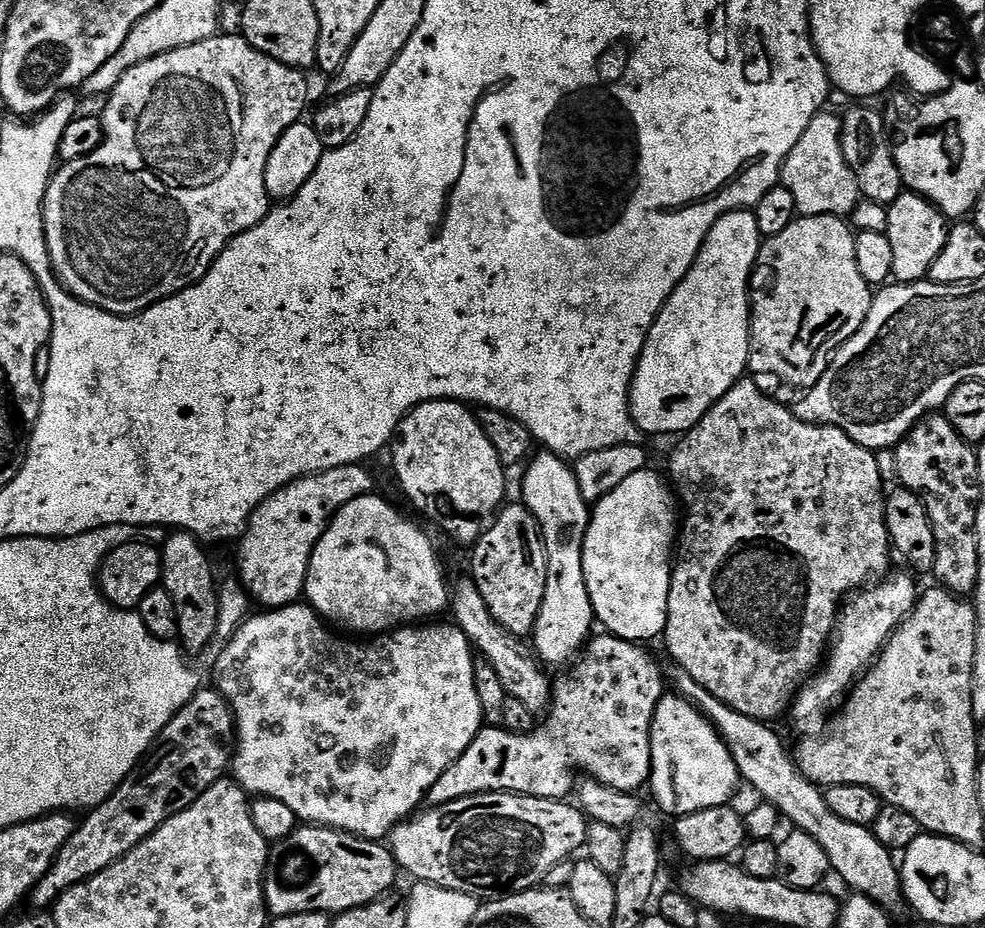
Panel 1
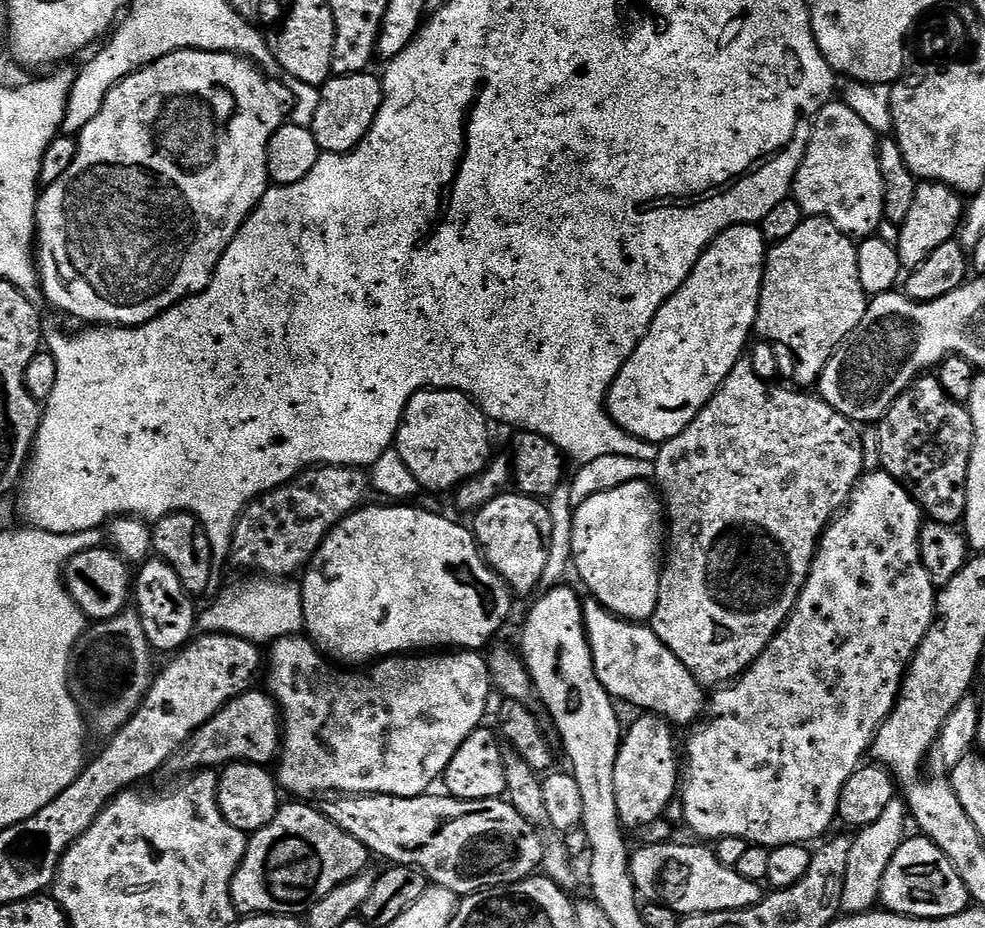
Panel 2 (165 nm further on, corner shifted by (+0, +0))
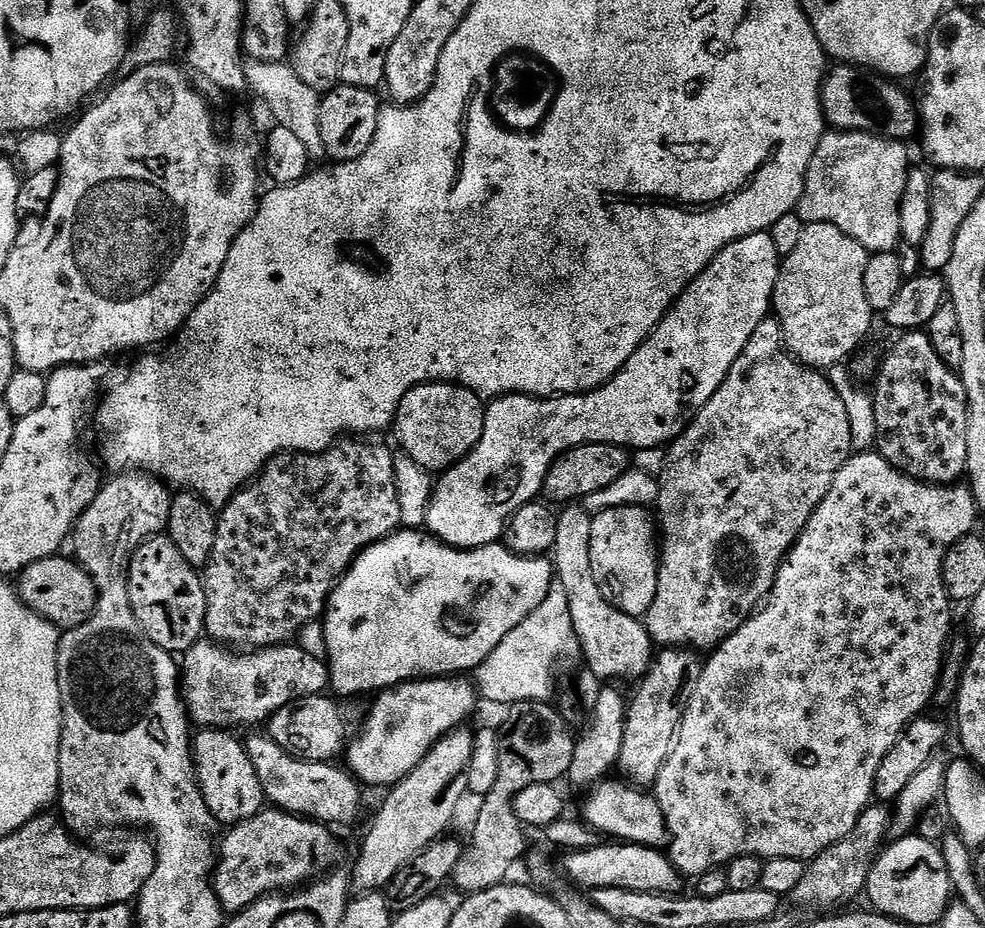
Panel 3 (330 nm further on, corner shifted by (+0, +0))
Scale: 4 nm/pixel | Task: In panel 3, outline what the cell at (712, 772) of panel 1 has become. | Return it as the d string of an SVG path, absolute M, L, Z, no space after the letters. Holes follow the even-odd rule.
M622 780L610 781L601 781L589 793L591 796L582 813L585 821L604 835L625 843L646 845L648 848L667 847L670 842L668 827L655 795Z

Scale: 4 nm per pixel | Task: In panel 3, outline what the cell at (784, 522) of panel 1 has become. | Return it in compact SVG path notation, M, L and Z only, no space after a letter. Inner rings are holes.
M769 318L758 322L758 330L750 334L750 342L746 342L734 366L730 366L730 374L726 374L722 386L718 386L710 402L706 402L706 406L702 406L702 410L693 415L688 427L667 445L664 469L658 473L660 493L654 505L658 528L662 533L662 551L658 556L660 562L658 590L654 594L654 602L650 602L647 616L642 620L644 627L648 629L648 635L657 645L669 648L715 650L729 636L733 636L748 621L748 617L764 603L769 590L774 586L776 575L788 551L802 534L806 522L810 522L822 498L826 498L837 470L848 461L849 456L853 455L854 441L850 430L850 418L846 418L844 398L838 394L831 379L823 371L801 364L785 348L784 333L780 330L779 319Z

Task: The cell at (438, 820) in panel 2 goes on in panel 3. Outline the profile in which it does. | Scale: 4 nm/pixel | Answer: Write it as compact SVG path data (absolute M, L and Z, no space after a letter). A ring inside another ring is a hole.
M267 734L246 740L248 757L254 762L258 782L262 782L265 801L277 809L318 820L321 824L352 824L364 808L361 785L351 771L339 768L336 762L310 762L292 756Z

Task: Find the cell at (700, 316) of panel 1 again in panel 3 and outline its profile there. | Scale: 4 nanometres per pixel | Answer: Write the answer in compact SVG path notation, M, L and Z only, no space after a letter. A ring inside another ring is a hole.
M771 231L755 232L730 242L686 286L668 313L650 333L639 350L626 361L611 380L590 392L555 396L497 396L487 405L482 438L470 455L453 464L435 481L428 507L427 531L451 548L481 548L497 543L505 535L508 519L522 506L543 493L544 479L556 460L556 440L568 442L671 442L688 427L693 414L722 386L730 366L742 354L758 322L769 319L774 304L782 257L774 246Z

